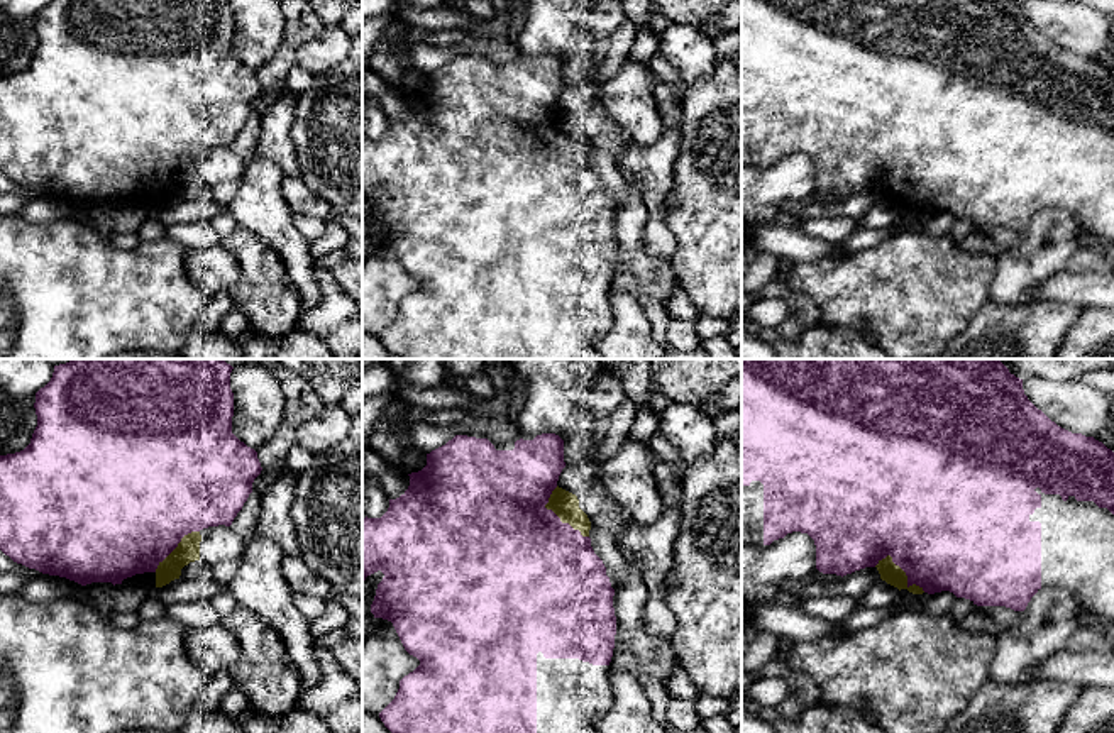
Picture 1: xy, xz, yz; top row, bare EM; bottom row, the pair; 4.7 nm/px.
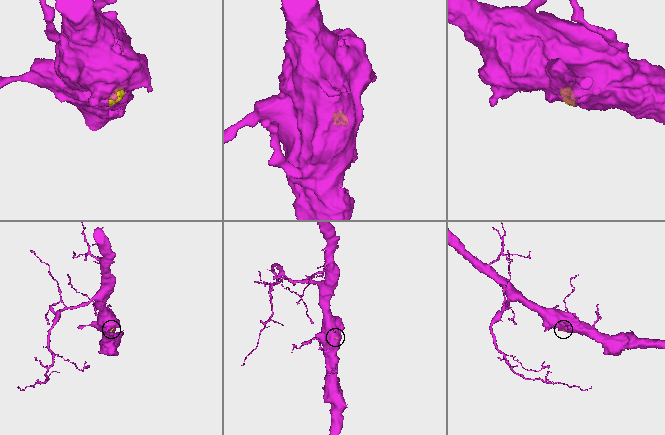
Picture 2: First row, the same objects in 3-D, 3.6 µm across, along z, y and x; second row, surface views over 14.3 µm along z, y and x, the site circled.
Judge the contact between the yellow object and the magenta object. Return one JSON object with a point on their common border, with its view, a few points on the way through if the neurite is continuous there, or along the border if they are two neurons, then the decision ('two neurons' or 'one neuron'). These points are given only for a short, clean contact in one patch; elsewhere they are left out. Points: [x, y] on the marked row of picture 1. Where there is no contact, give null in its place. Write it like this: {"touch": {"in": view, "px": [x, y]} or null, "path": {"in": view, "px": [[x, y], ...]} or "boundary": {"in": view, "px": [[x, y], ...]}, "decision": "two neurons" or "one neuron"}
{"touch": {"in": "yz", "px": [903, 571]}, "decision": "one neuron"}

